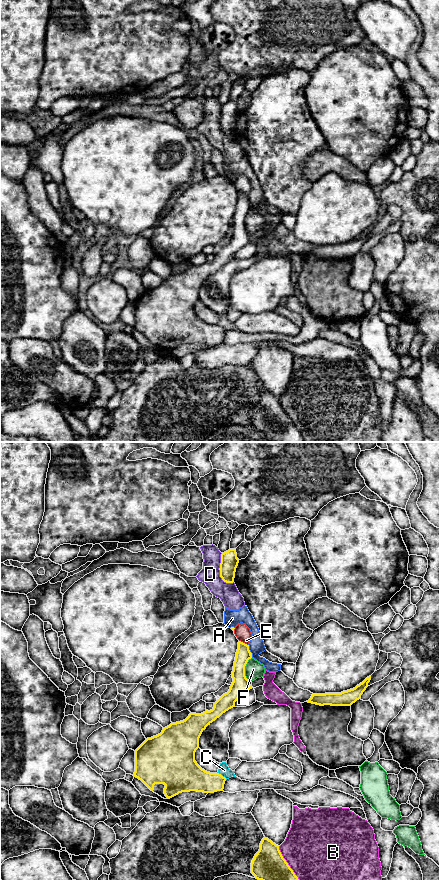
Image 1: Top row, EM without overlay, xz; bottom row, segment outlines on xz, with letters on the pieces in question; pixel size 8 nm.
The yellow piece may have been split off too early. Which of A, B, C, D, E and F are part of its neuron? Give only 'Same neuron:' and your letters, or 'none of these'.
Same neuron: none of these

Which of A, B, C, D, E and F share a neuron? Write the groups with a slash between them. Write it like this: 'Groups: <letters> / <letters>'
Groups: A B C D / E F

